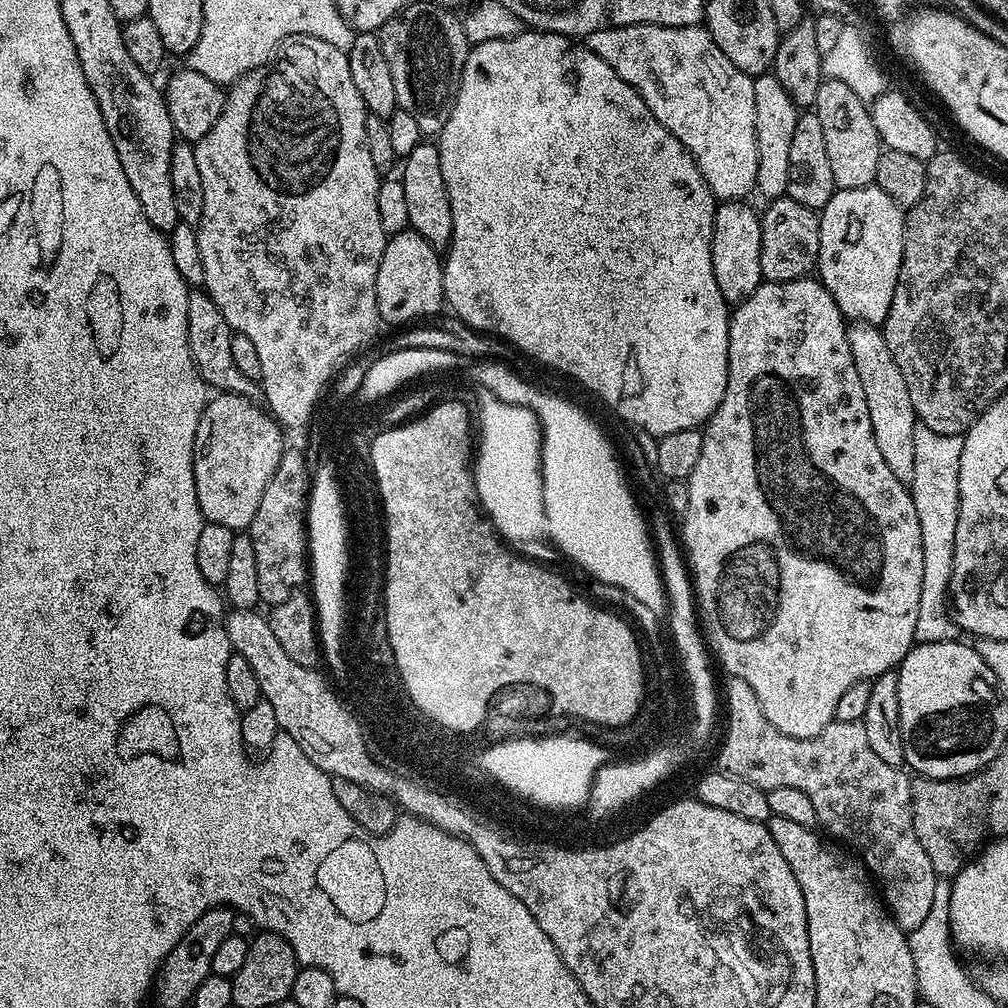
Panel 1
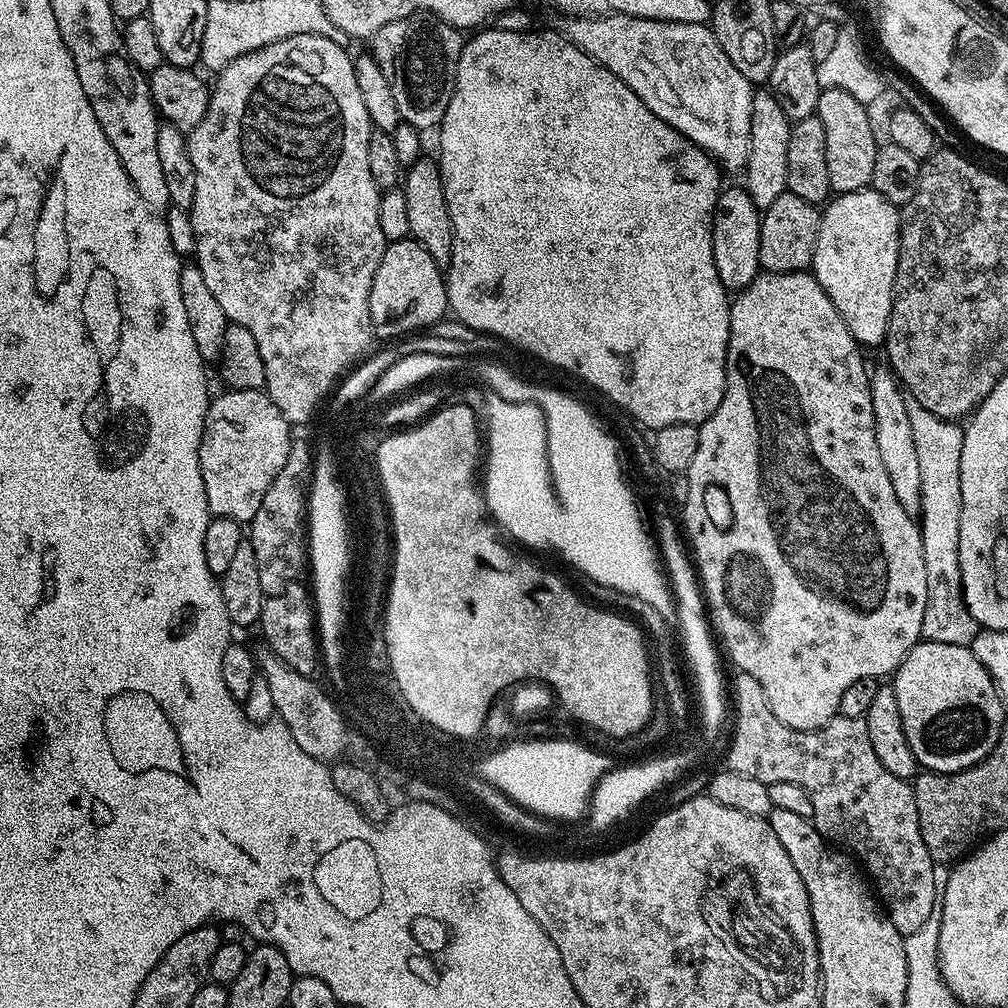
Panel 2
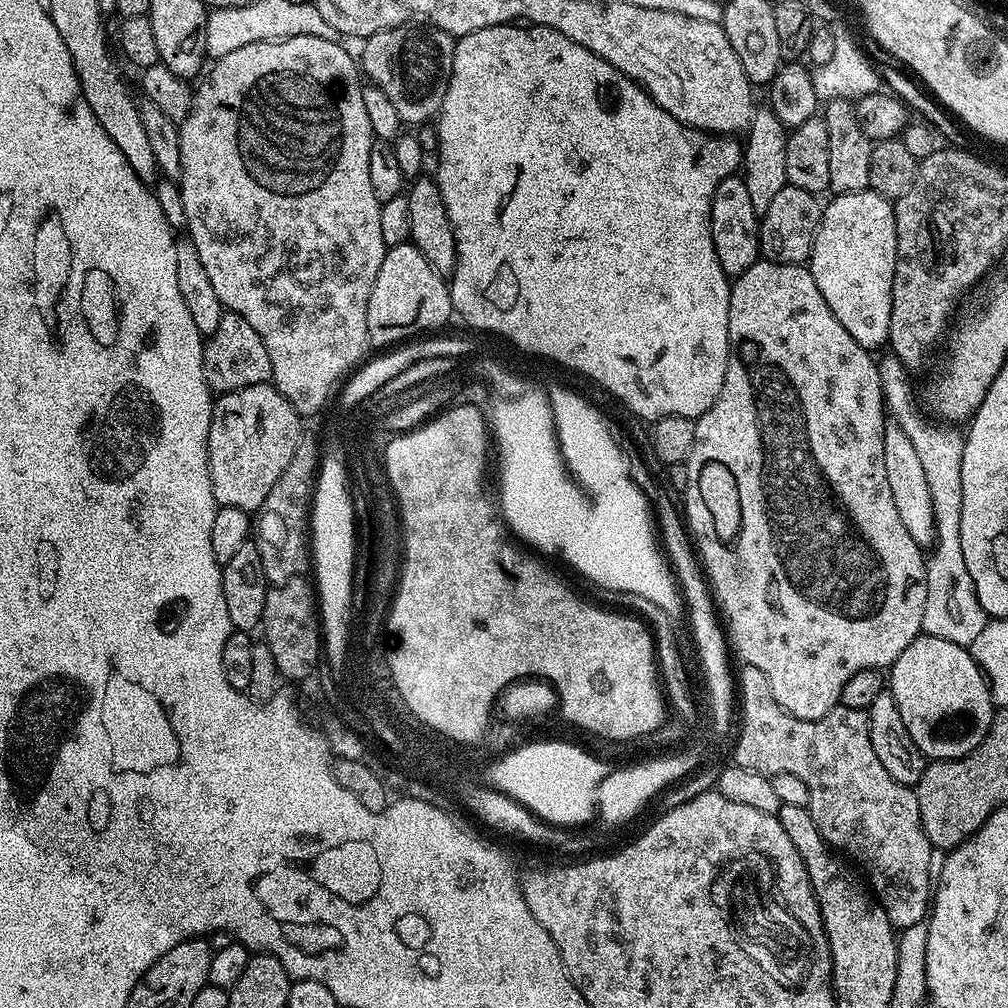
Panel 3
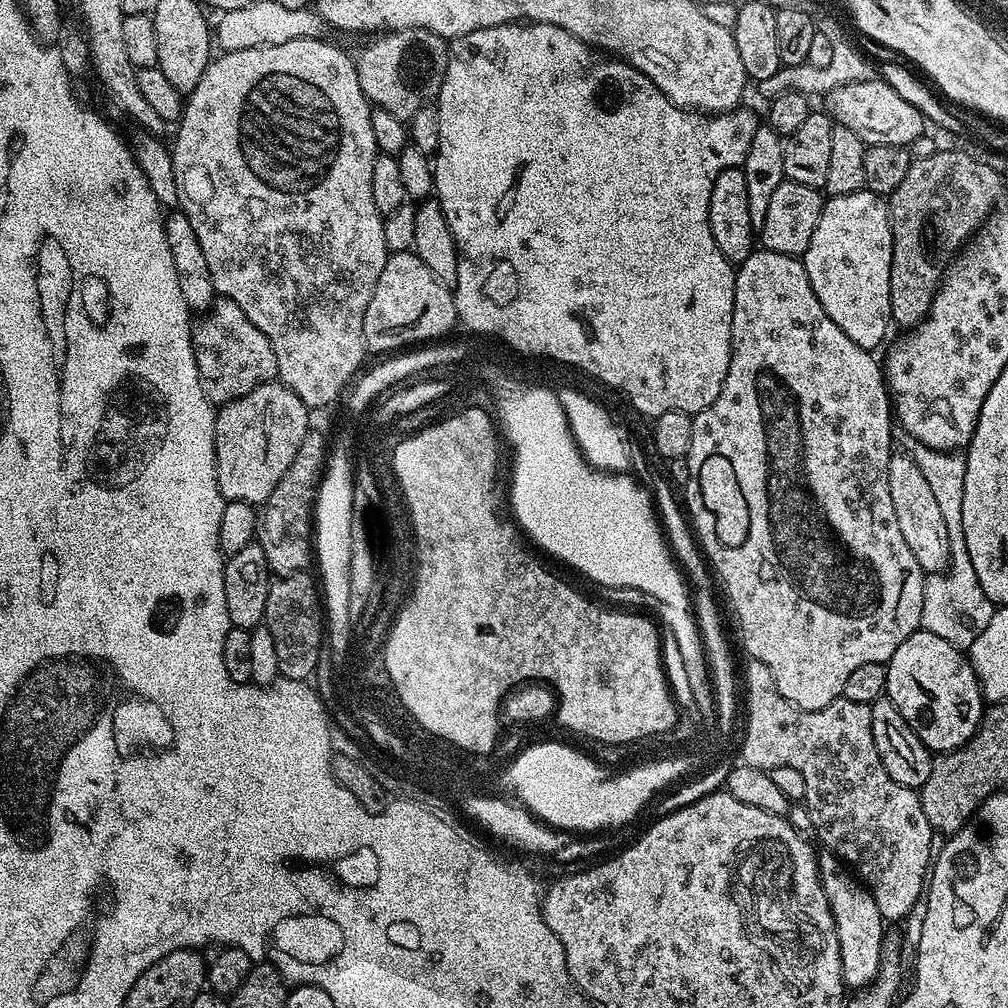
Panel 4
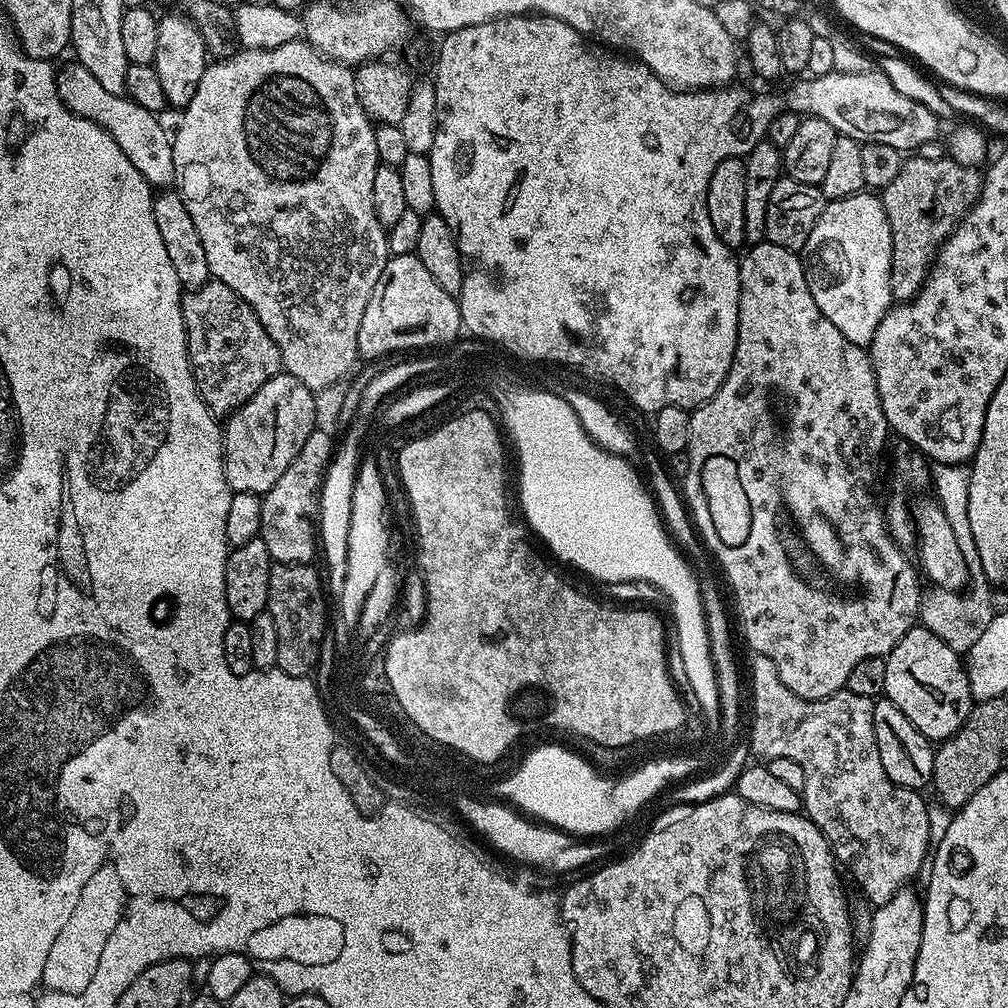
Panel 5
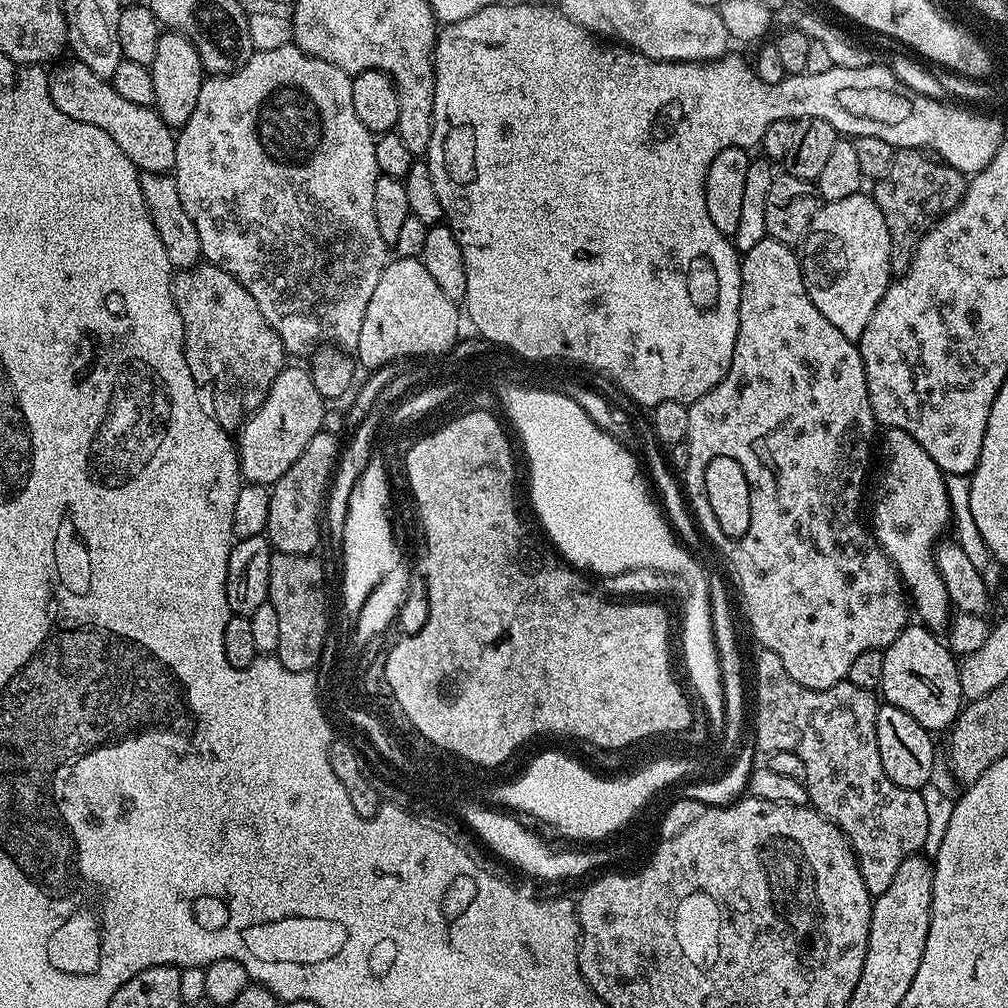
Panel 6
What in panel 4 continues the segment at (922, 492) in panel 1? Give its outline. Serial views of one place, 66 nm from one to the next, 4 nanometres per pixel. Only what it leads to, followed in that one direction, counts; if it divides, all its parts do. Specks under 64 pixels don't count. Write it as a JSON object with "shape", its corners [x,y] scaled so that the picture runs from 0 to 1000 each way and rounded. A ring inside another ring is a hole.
{"shape":[[[902,436],[900,447],[911,458],[911,466],[919,473],[935,514],[938,518],[938,530],[942,534],[942,554],[939,567],[926,570],[924,581],[917,584],[915,597],[915,613],[913,623],[923,629],[931,629],[942,637],[942,641],[953,645],[963,644],[966,633],[982,621],[986,601],[974,589],[974,581],[970,577],[970,569],[966,569],[966,558],[962,558],[962,550],[958,546],[958,534],[954,530],[954,489],[958,486],[958,455],[951,447],[936,448],[927,446],[923,442],[913,440],[912,438]]]}

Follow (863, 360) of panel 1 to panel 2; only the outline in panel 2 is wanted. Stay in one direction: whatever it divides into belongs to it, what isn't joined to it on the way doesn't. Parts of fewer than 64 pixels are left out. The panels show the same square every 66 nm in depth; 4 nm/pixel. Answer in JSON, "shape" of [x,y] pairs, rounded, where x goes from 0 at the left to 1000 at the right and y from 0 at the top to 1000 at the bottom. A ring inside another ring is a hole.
{"shape":[[[880,364],[862,372],[863,399],[867,399],[867,423],[871,435],[871,451],[879,462],[879,470],[895,498],[895,506],[909,510],[913,506],[915,494],[915,473],[911,463],[911,449],[907,443],[907,431],[903,428],[903,411],[899,411],[899,393],[888,369]]]}

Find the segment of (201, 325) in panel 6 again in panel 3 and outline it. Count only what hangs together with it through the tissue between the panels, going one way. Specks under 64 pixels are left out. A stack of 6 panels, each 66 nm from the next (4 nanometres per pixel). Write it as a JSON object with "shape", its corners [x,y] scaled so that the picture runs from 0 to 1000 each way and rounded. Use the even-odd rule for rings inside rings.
{"shape":[[[223,309],[220,319],[216,319],[216,327],[202,338],[202,374],[211,390],[221,391],[240,387],[249,381],[264,381],[269,378],[270,364],[268,351],[264,351],[264,343],[260,343],[260,335],[244,315]]]}

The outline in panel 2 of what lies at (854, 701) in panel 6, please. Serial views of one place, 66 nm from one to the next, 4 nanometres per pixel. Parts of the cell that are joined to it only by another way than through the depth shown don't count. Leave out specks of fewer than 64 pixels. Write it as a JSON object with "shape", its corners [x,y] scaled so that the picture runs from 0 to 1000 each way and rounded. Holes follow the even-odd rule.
{"shape":[[[734,667],[731,672],[730,723],[726,726],[726,739],[723,737],[720,742],[720,761],[732,768],[744,768],[744,772],[752,772],[752,776],[757,778],[762,778],[765,772],[796,780],[808,799],[806,818],[818,833],[852,854],[856,864],[867,874],[868,884],[880,902],[883,915],[887,915],[887,923],[896,929],[906,927],[917,918],[926,902],[928,856],[923,851],[923,843],[919,843],[919,835],[915,835],[905,778],[895,772],[887,772],[887,768],[875,760],[871,748],[867,748],[867,740],[863,740],[863,724],[859,724],[856,710],[839,712],[830,708],[814,722],[788,724],[780,720],[780,716],[772,716],[772,712],[768,712],[768,704],[764,704],[760,688],[756,688],[756,681],[752,681],[744,669]]]}

